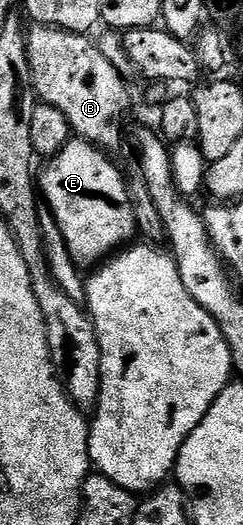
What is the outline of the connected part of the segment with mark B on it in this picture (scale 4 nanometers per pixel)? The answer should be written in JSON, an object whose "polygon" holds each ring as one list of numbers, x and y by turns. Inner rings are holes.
{"polygon":[[35,25,26,32,25,38,27,40,27,68,29,80,31,79,33,87,36,93,39,95,38,100,40,102,53,105,54,108,61,110,61,113,65,113,66,121,71,126,72,132,78,137,91,142,97,147,104,149,106,152,112,153,111,151,117,150,121,145,121,139,125,137,125,131,123,135,123,113,129,107,129,91,126,83,122,80,122,72,112,65,112,62,105,57,105,53,101,53,98,42,94,38,88,37,86,34,78,31,62,31,60,27,45,27,42,25]]}

